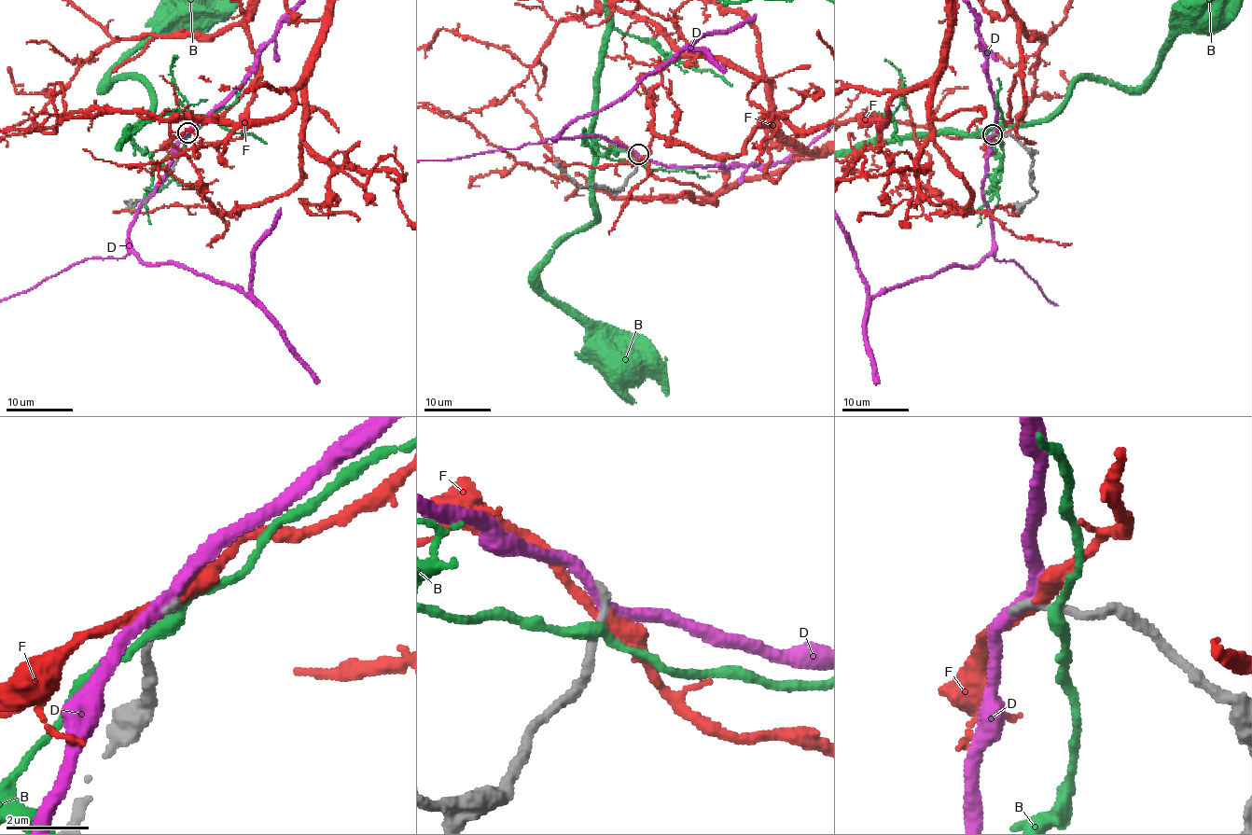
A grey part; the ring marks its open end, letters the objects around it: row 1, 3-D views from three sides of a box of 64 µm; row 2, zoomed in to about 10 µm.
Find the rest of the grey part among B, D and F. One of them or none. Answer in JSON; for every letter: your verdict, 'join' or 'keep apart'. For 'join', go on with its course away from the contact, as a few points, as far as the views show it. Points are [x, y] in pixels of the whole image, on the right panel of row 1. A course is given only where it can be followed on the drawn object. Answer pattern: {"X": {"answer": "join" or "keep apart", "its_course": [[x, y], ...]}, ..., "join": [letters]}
{"B": {"answer": "keep apart"}, "D": {"answer": "keep apart"}, "F": {"answer": "keep apart"}, "join": []}

